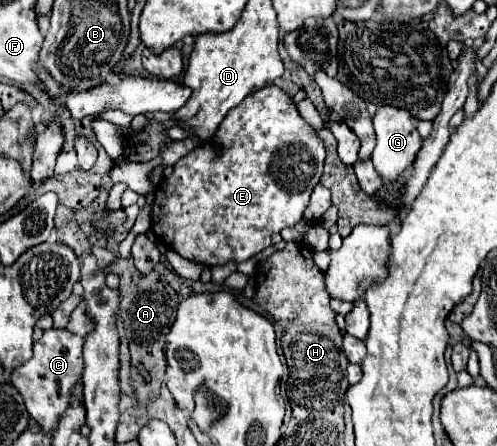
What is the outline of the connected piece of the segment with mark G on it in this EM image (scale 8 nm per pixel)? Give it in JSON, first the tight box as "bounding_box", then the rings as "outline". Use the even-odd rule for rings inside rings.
{"bounding_box":[371,104,423,182],"outline":[[[387,104],[387,106],[377,108],[377,112],[373,116],[373,128],[375,128],[375,136],[377,136],[377,144],[375,144],[375,150],[371,156],[375,170],[381,174],[383,180],[395,182],[417,160],[419,148],[423,144],[423,140],[417,132],[417,120],[411,116],[411,112]]]}

